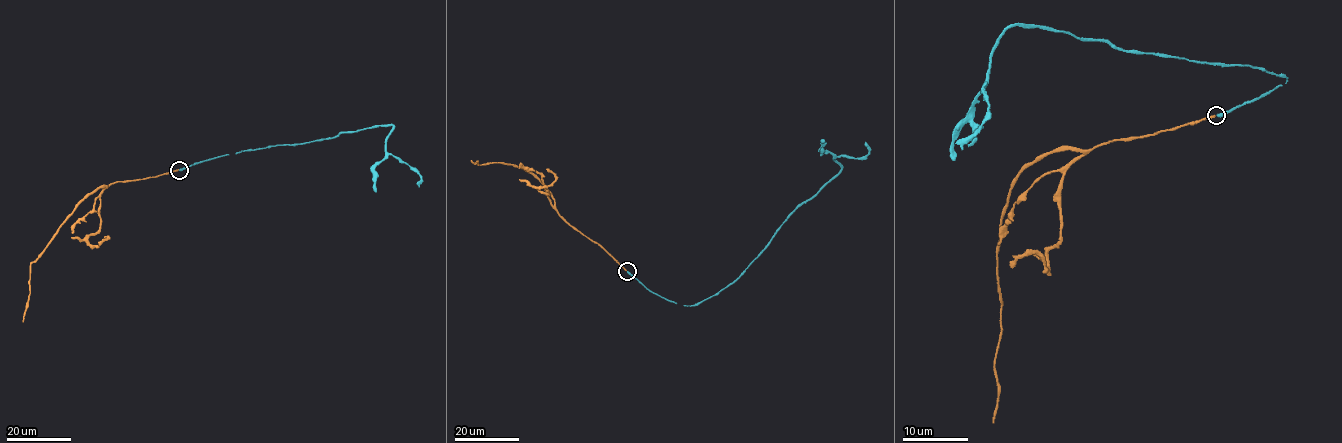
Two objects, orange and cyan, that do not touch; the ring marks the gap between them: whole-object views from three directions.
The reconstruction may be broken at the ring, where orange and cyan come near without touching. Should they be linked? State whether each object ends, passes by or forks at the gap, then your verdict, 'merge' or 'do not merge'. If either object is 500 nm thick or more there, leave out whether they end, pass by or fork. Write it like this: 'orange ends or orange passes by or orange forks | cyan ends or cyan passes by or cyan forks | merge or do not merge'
orange ends | cyan ends | merge

